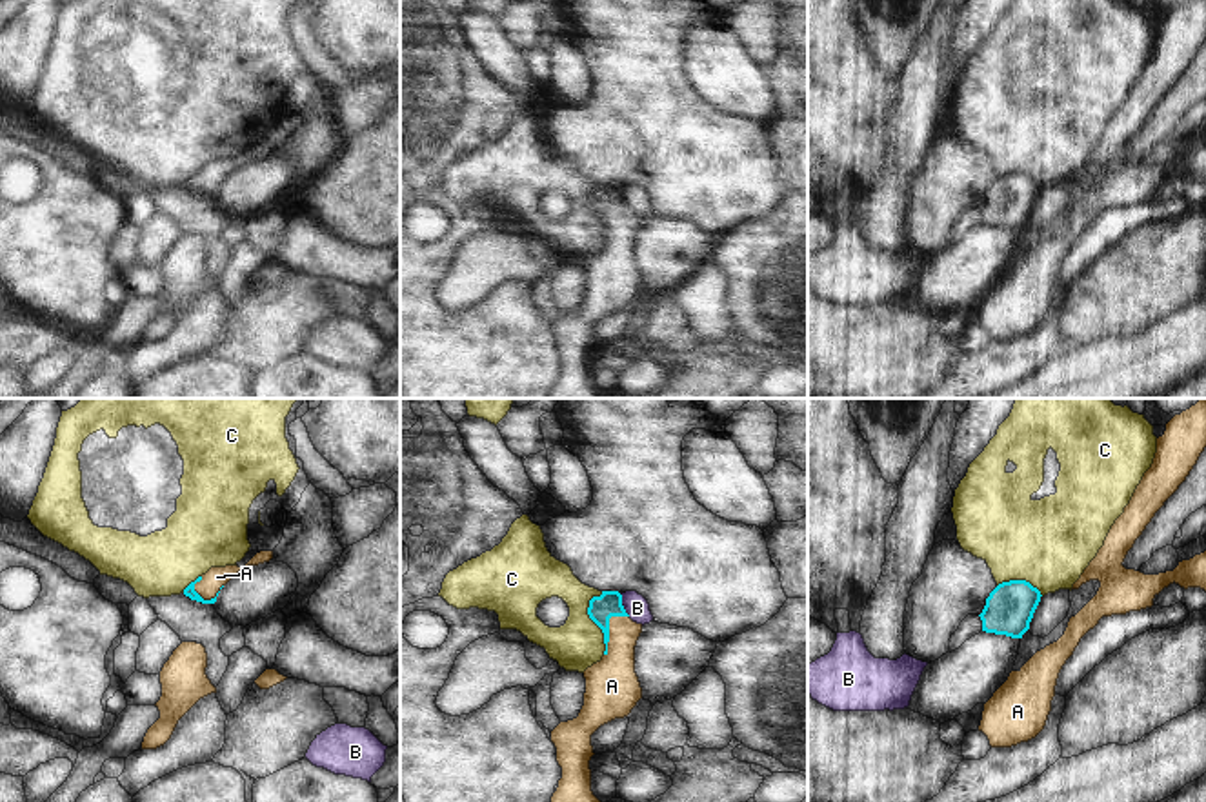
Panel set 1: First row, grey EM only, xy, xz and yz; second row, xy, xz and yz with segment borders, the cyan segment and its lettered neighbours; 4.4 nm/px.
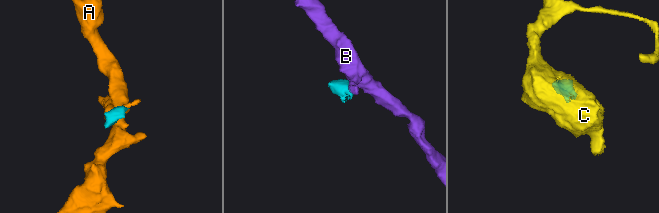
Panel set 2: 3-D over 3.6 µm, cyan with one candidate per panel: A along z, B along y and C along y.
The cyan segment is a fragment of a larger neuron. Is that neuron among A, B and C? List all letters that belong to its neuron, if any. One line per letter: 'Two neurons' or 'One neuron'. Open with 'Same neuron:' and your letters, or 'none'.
Same neuron: A
A: One neuron
B: Two neurons
C: Two neurons.

